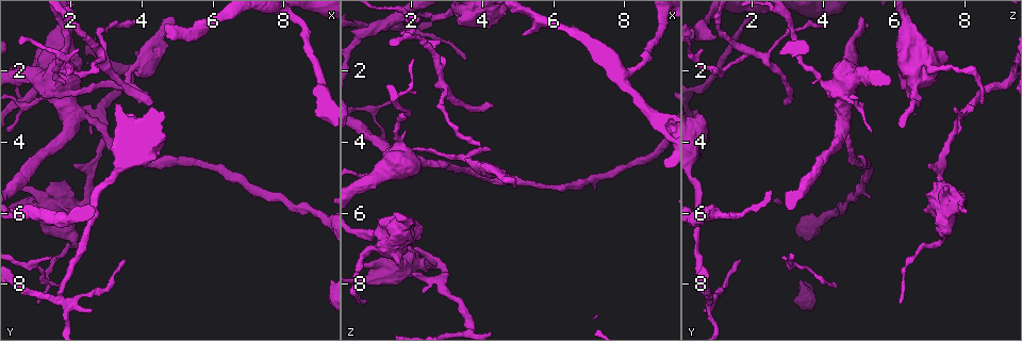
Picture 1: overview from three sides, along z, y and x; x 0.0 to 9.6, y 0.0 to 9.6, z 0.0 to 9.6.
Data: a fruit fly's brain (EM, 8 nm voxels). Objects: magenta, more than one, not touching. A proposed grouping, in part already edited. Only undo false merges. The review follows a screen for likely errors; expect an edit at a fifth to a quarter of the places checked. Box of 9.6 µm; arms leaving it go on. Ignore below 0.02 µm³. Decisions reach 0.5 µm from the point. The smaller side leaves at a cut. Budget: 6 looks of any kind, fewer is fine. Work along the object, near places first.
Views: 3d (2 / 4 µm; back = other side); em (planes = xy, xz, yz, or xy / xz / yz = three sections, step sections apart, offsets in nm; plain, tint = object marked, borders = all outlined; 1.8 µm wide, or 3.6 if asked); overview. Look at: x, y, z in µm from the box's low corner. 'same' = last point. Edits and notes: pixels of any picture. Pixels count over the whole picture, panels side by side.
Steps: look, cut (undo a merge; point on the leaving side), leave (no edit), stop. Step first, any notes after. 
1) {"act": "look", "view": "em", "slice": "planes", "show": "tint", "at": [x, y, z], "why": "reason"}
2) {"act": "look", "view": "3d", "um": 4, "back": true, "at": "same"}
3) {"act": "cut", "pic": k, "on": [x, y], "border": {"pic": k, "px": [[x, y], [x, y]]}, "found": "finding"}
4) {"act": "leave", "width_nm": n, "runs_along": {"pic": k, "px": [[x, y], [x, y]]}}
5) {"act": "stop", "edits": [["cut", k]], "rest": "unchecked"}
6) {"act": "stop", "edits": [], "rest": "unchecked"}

{"act": "look", "view": "em", "slice": "yz", "step": 4, "show": "tint", "at": [0.70, 1.90, 7.15], "why": "calibre changes"}

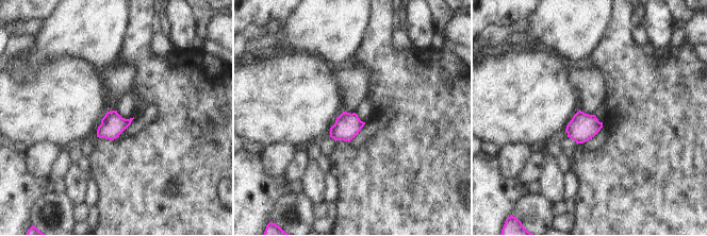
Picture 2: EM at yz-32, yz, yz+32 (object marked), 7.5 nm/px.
{"act": "look", "view": "em", "slice": "planes", "show": "borders", "at": "same", "why": "cut it another way"}

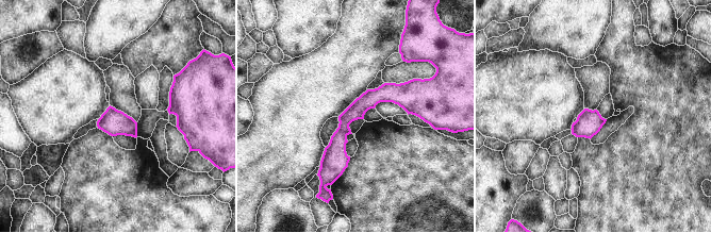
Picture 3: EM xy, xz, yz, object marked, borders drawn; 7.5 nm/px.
{"act": "leave", "runs_along": {"pic": 3, "px": [[419, 109], [371, 97], [323, 168]]}, "found": "all the same cell"}

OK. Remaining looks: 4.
{"act": "look", "view": "em", "slice": "planes", "show": "tint", "at": [2.85, 1.45, 1.85], "why": "looks like a crossing"}

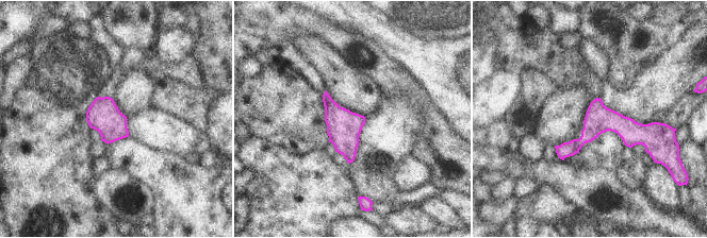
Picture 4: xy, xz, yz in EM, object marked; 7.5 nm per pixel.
{"act": "leave", "width_nm": 220, "runs_along": {"pic": 4, "px": [[655, 124], [597, 124], [558, 150]]}, "found": "continuous, no second cell"}

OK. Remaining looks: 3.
{"act": "look", "view": "em", "um": 3.6, "slice": "planes", "show": "plain", "at": [1.85, 2.85, 4.55], "why": "thick turns thin"}

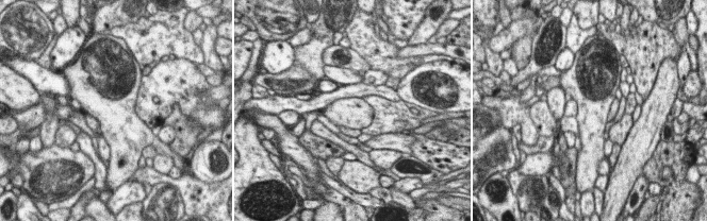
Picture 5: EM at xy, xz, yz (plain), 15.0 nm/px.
{"act": "look", "view": "em", "um": 3.6, "slice": "planes", "show": "tint", "at": "same"}

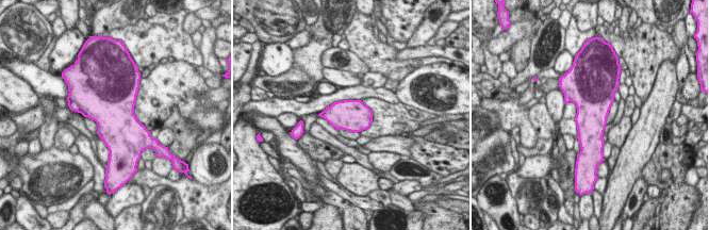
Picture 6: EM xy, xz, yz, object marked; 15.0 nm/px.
{"act": "cut", "pic": 6, "on": [72, 105], "border": {"pic": 6, "px": [[78, 103], [80, 112]]}, "found": "two cells meet here"}

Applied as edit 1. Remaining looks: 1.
{"act": "stop", "edits": [["cut", 6]], "rest": "unchecked"}

